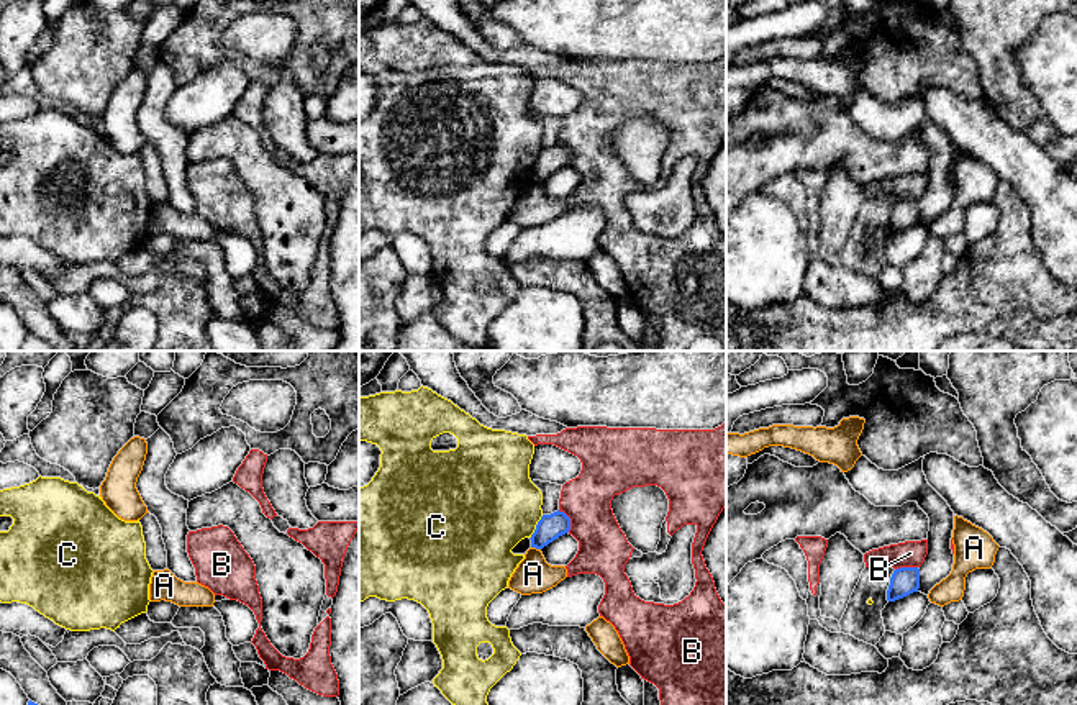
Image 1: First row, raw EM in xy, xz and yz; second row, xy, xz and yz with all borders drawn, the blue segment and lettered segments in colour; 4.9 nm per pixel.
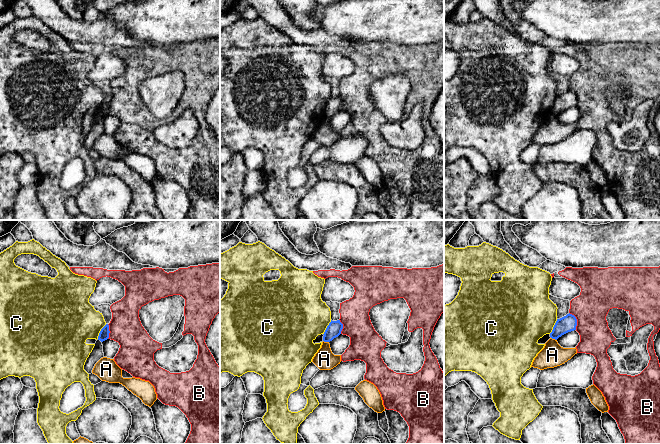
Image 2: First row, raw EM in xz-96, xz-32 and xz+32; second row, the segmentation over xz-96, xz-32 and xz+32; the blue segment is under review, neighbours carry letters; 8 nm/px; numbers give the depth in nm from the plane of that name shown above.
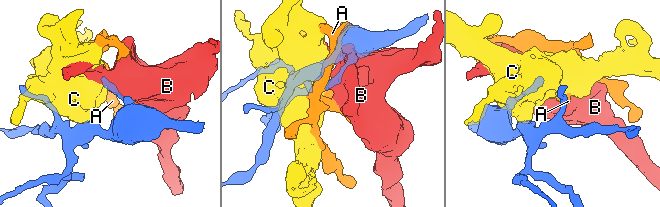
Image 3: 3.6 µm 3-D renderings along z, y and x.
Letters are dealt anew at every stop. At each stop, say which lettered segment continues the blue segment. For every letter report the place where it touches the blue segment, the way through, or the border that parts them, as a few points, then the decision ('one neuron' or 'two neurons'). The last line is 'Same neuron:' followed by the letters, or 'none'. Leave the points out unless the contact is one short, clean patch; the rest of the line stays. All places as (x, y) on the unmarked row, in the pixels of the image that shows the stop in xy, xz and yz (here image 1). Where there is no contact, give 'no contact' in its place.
A: meets blue in xz at (536, 181); border along xz (531, 179), (540, 182); two neurons
B: meets blue in xz at (569, 153); two neurons
C: meets blue in xz at (536, 159); two neurons
Same neuron: none

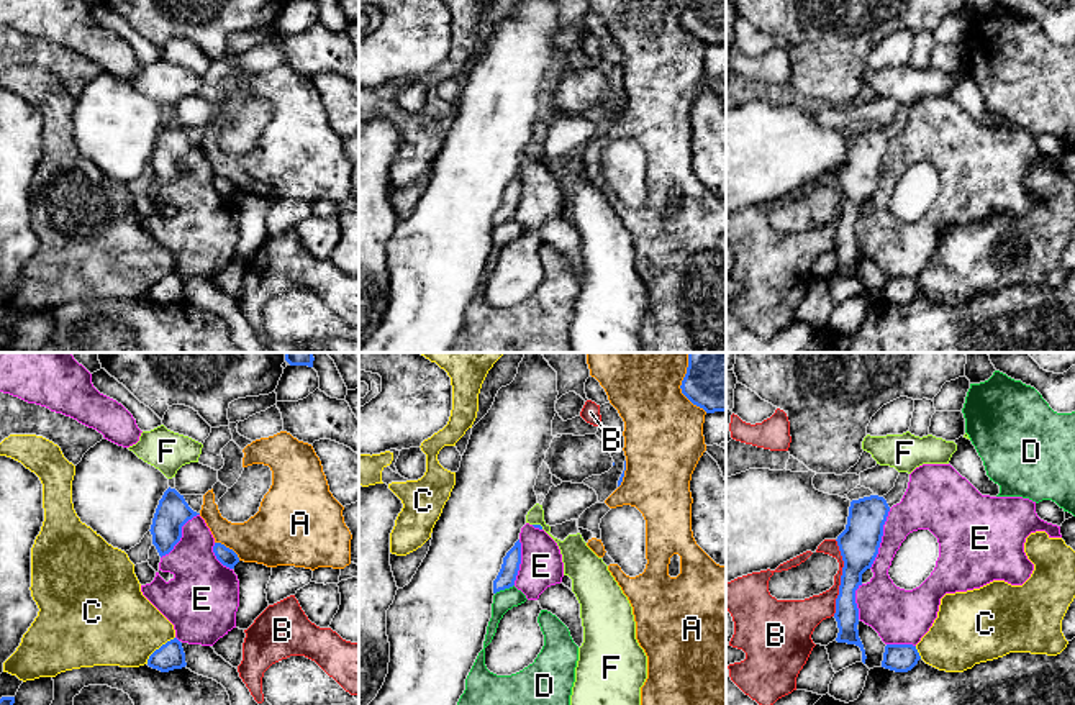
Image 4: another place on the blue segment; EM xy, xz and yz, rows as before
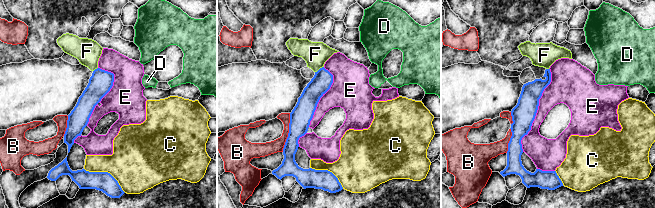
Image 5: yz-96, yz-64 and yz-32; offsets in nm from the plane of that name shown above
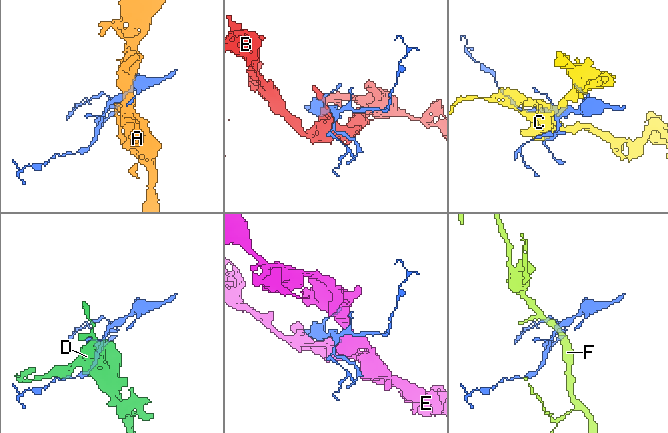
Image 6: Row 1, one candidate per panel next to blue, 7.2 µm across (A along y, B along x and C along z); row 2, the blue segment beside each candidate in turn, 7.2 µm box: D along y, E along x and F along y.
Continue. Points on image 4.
A: meets blue in xz at (682, 25); two neurons
B: meets blue in yz at (841, 210); two neurons
C: meets blue in xy at (159, 281); two neurons
D: meets blue in xz at (503, 222); two neurons
E: meets blue in yz at (880, 171); two neurons
F: meets blue in xz at (538, 158); border along xz (533, 156), (543, 161); two neurons
Same neuron: none

